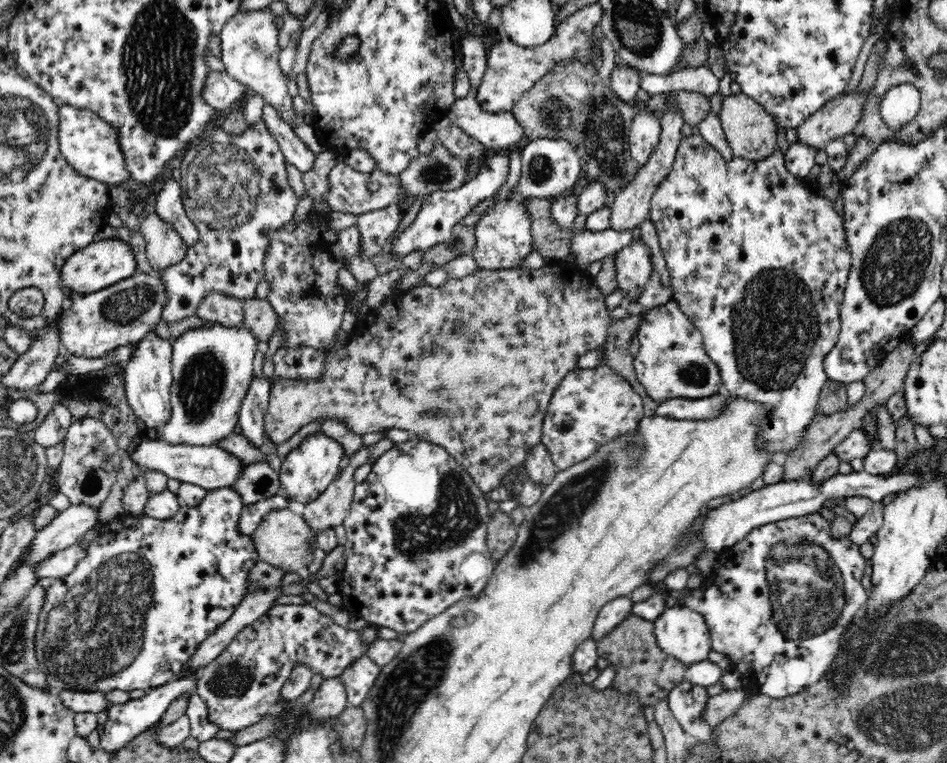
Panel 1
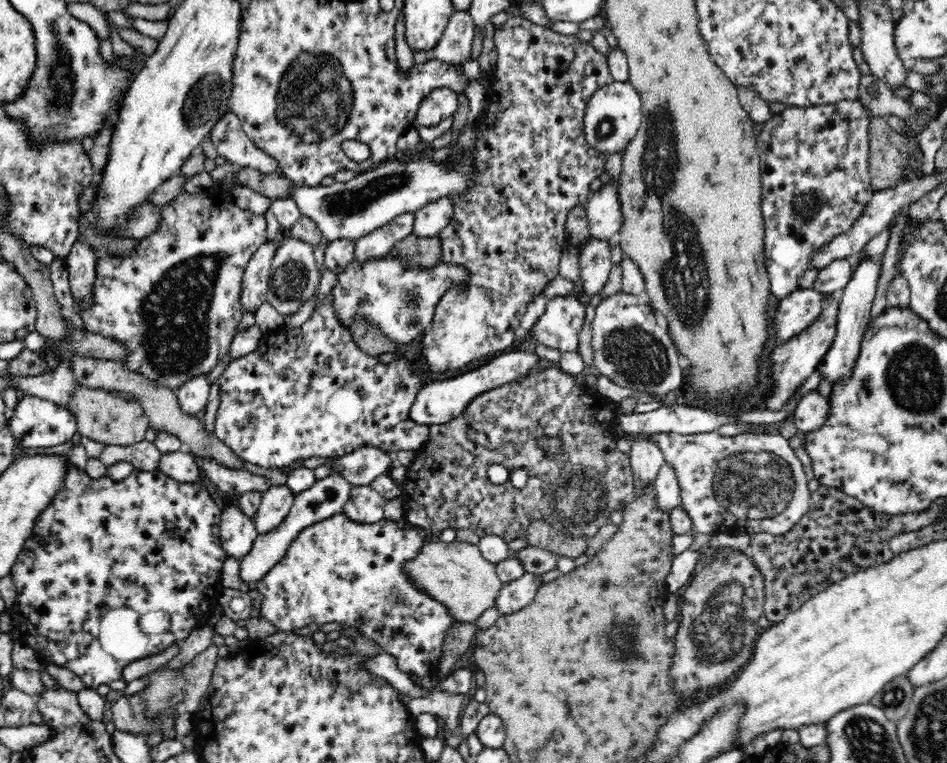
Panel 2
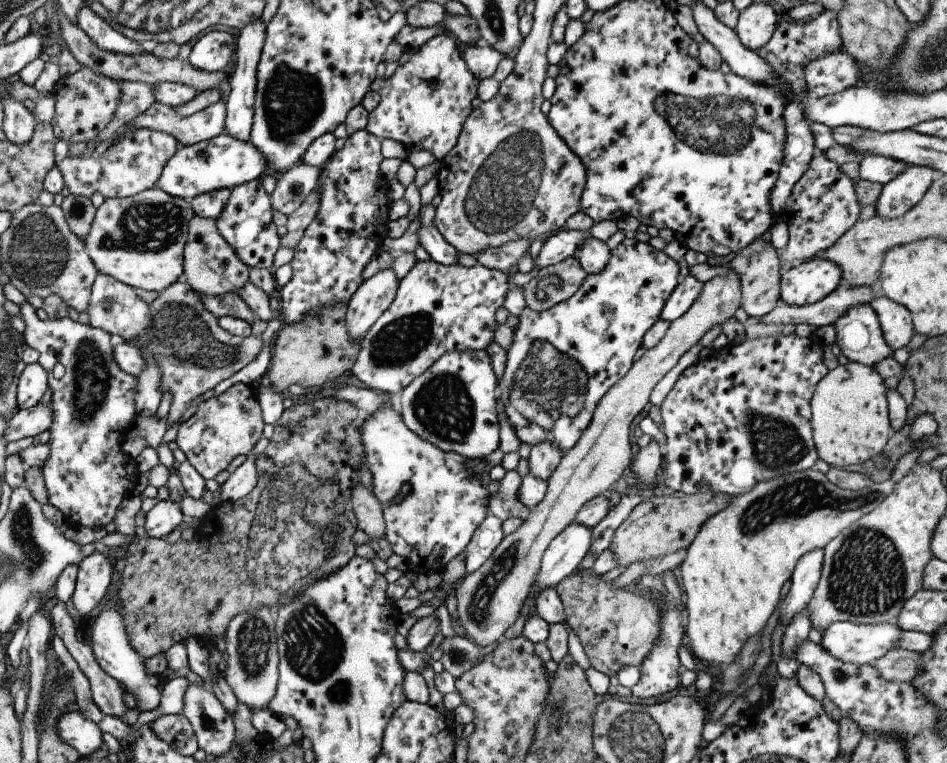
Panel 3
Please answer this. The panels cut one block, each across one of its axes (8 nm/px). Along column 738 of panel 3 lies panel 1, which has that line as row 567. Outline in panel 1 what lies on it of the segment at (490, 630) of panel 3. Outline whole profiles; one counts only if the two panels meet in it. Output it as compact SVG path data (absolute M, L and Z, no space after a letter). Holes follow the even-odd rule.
M288 507L272 509L263 516L262 522L251 538L259 560L284 570L286 574L294 573L302 578L309 575L308 570L314 560L314 551L317 547L317 537L314 537L310 525L306 523L303 516L294 514Z

